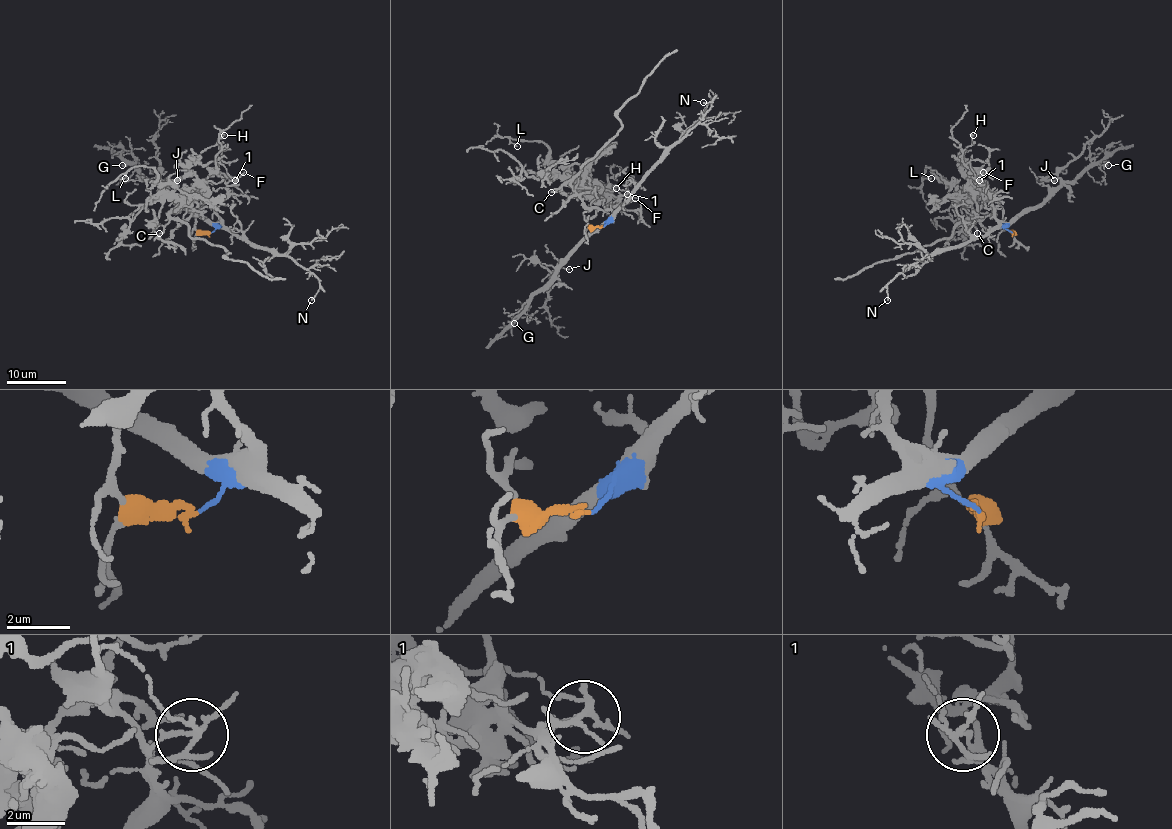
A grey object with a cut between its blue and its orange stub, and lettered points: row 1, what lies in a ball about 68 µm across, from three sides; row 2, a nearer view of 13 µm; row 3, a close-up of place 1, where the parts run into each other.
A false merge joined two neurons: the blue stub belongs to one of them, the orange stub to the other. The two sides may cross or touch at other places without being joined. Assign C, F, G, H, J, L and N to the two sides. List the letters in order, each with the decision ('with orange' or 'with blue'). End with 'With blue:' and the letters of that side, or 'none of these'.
C: with orange
F: with orange
G: with blue
H: with orange
J: with blue
L: with orange
N: with blue
With blue: G, J, N

